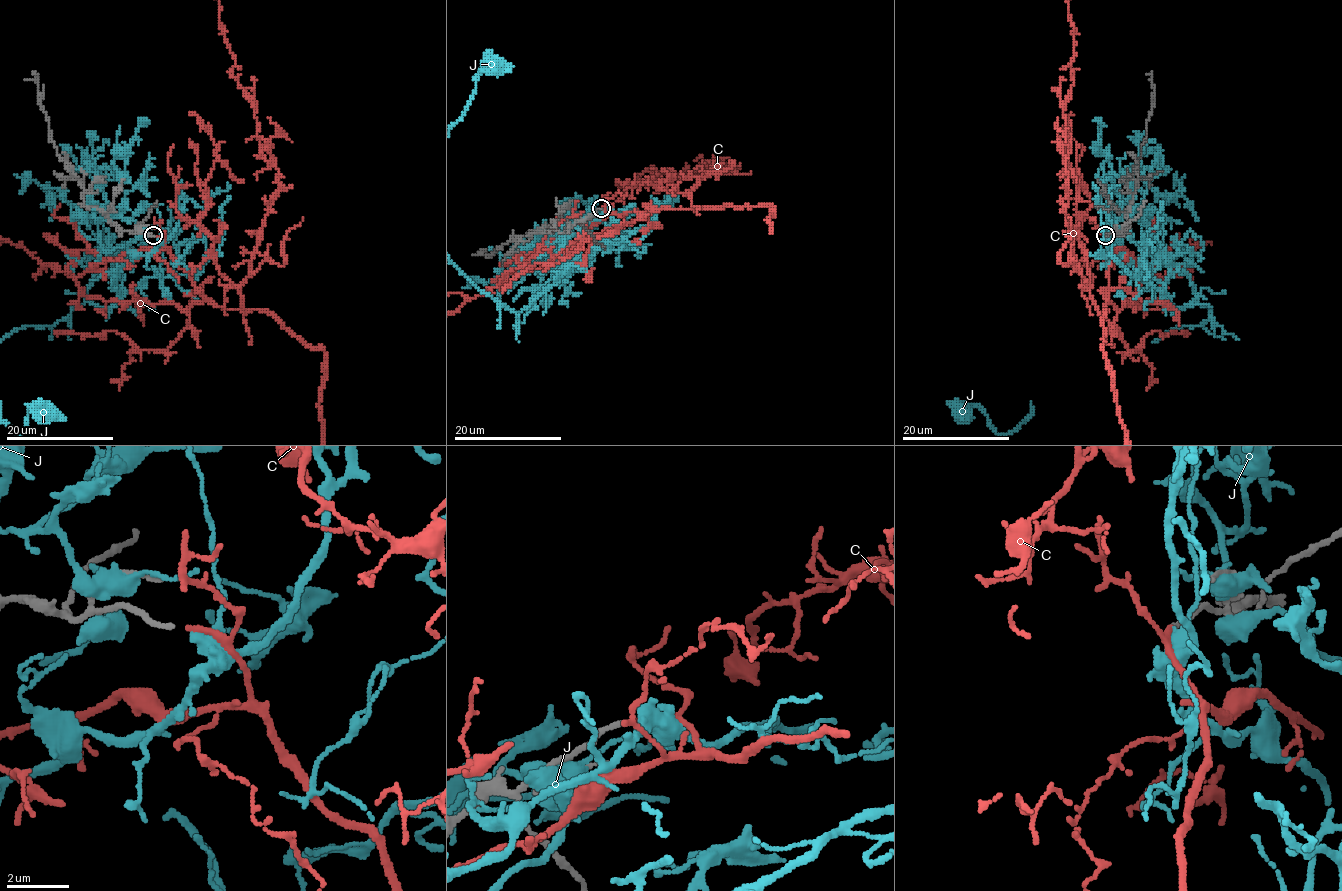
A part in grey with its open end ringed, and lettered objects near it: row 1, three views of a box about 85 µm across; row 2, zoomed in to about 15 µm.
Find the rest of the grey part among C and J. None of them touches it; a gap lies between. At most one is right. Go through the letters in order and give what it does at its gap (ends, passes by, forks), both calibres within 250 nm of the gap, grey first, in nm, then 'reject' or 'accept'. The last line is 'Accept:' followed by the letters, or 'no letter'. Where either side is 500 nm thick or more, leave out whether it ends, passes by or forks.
C: it ends; calibres 150 and 170 nm; accept
J: it ends; calibres 150 and 480 nm; reject
Accept: C

